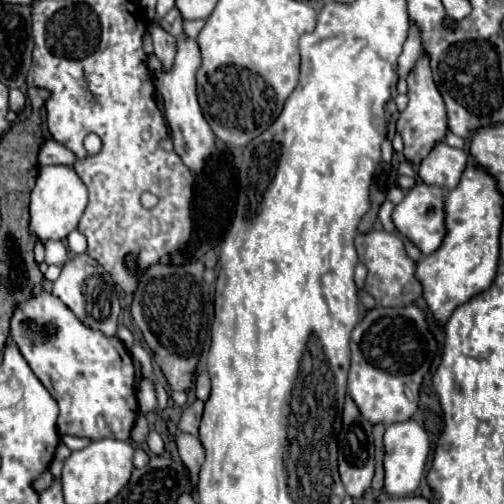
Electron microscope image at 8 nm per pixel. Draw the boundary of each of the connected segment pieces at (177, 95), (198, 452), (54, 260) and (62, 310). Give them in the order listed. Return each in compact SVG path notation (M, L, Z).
M171 8L165 18L161 18L161 26L177 40L177 56L173 62L173 68L163 72L161 76L155 76L155 88L161 92L165 100L165 120L171 130L171 140L175 144L175 152L181 156L181 160L189 166L189 170L199 172L209 158L209 154L215 148L215 136L209 128L207 120L203 118L201 106L197 102L197 86L195 86L195 74L201 66L201 52L197 40L189 38L183 32L183 16L177 8Z
M179 434L177 448L179 448L179 456L181 456L183 464L189 468L191 482L195 486L197 484L199 466L205 460L205 448L203 448L203 444L201 444L201 440L197 436L189 436L189 434Z
M47 240L45 242L45 262L47 264L65 264L69 258L67 248L61 240Z
M41 290L37 296L15 306L11 316L11 342L19 348L21 356L27 360L33 374L49 390L49 394L59 404L59 434L83 436L83 438L115 438L127 440L137 418L137 398L135 398L135 368L131 356L123 342L109 338L99 330L85 326L57 296Z

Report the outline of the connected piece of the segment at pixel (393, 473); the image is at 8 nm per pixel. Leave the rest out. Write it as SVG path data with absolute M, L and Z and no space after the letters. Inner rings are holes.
M411 418L411 420L387 426L385 430L385 492L391 496L407 496L415 492L425 474L427 458L429 458L429 436L419 422Z

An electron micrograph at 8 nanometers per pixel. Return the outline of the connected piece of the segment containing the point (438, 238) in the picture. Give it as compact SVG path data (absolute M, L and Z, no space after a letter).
M417 184L413 186L407 196L395 206L395 212L393 212L393 222L395 222L395 228L411 238L419 250L423 254L433 254L441 244L443 244L443 238L447 234L447 228L445 228L445 194L441 188L437 186L427 186L427 184Z

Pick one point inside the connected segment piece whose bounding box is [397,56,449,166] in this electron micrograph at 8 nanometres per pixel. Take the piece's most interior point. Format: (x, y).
(423, 124)

